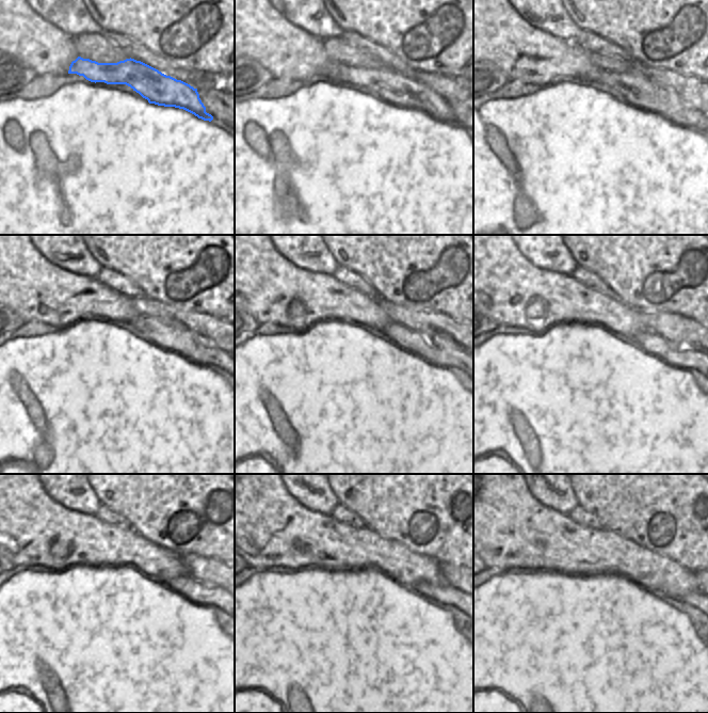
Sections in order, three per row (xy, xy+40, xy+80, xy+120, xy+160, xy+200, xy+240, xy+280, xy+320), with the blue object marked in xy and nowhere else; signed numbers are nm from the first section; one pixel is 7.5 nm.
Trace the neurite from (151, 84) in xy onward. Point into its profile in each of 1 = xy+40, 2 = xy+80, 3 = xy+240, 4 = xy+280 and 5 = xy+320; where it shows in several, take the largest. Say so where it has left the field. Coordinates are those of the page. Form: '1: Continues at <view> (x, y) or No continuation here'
1: Continues at xy+40 (403, 91)
2: Continues at xy+80 (638, 91)
3: Continues at xy+240 (195, 591)
4: Continues at xy+280 (443, 592)
5: Continues at xy+320 (690, 598)

